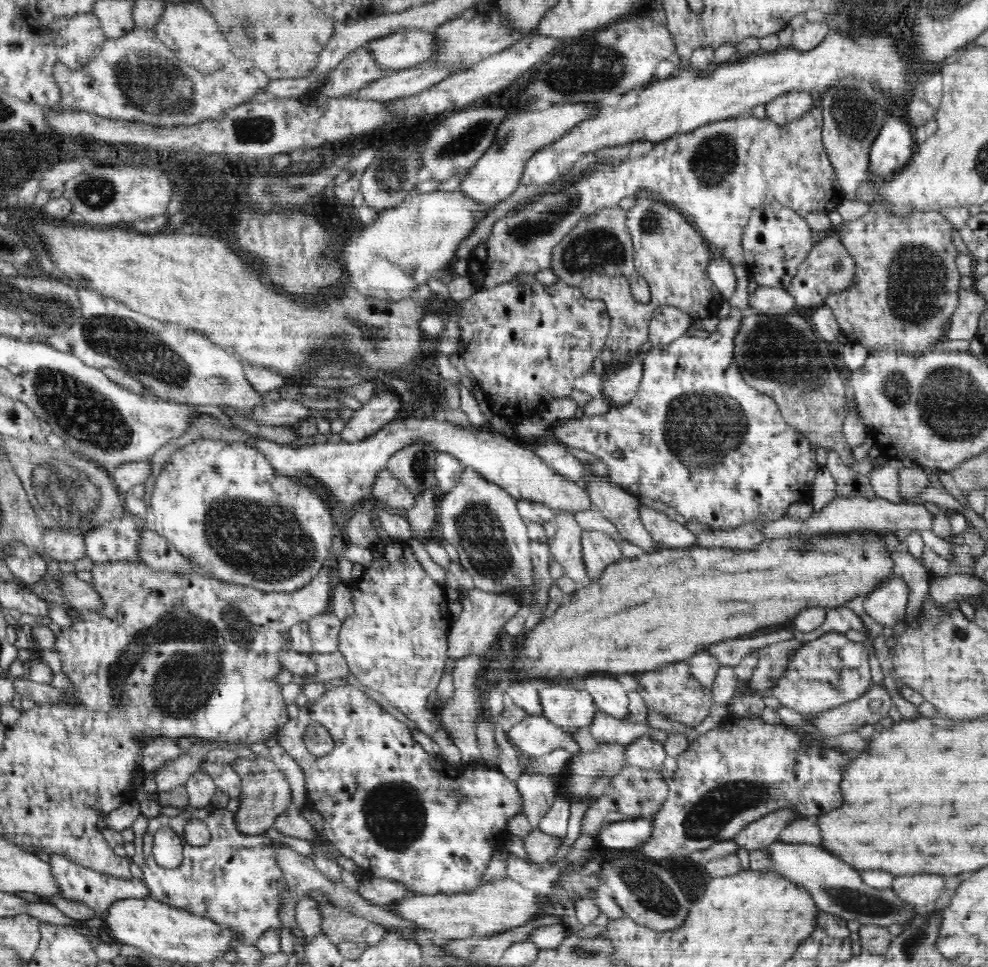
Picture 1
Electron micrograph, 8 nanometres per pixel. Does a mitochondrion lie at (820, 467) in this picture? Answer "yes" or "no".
no

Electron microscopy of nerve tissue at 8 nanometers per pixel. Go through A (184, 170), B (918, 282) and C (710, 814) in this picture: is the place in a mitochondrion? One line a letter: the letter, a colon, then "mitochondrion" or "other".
A: other
B: mitochondrion
C: mitochondrion

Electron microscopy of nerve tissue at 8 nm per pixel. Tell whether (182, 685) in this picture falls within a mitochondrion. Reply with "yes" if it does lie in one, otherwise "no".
yes

